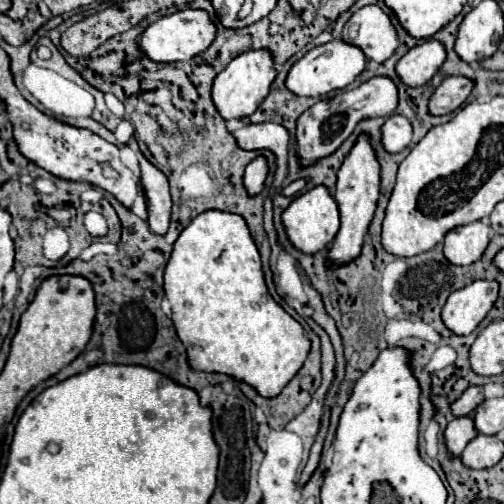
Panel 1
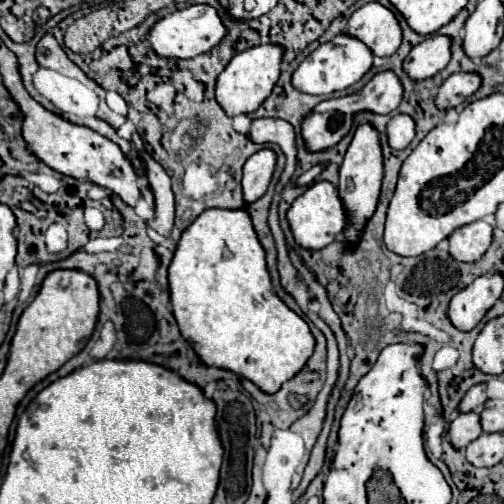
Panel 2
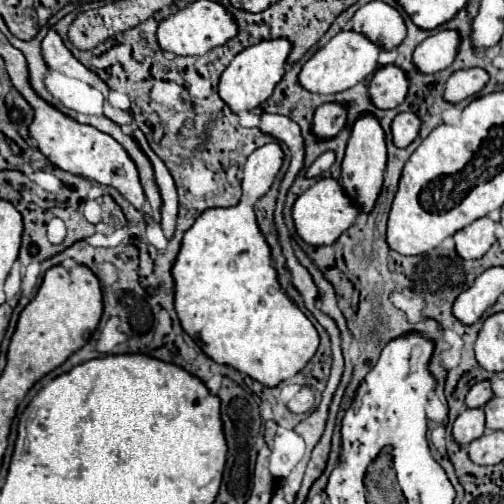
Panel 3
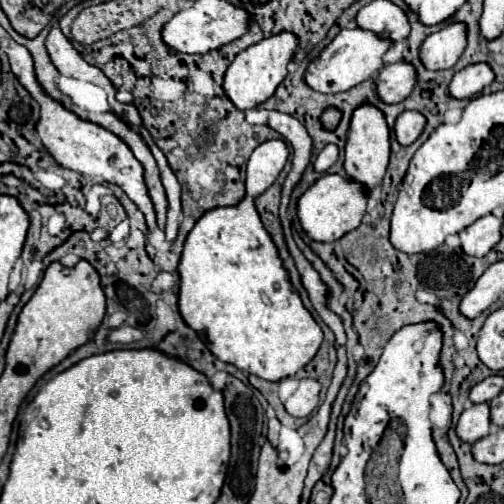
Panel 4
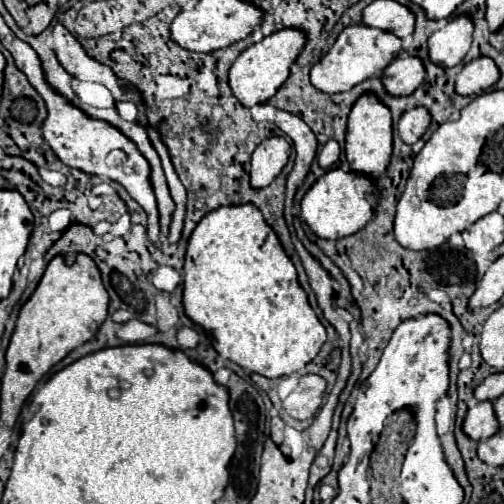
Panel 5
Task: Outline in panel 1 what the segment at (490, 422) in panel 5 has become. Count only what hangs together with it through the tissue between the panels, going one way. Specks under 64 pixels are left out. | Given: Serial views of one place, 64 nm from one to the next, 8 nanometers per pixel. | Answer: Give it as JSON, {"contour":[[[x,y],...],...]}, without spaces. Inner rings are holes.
{"contour":[[[462,416],[462,418],[454,418],[444,432],[446,438],[446,446],[454,456],[460,456],[462,450],[466,448],[466,444],[478,436],[478,430],[474,426],[474,420],[470,416]]]}

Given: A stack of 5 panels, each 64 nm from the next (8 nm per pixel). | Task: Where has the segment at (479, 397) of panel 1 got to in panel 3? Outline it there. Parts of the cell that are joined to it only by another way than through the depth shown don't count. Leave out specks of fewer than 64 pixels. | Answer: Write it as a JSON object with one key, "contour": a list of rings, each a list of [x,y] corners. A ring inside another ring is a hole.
{"contour":[[[482,380],[470,388],[466,396],[466,404],[468,408],[482,408],[490,398],[492,398],[492,384],[488,380]]]}

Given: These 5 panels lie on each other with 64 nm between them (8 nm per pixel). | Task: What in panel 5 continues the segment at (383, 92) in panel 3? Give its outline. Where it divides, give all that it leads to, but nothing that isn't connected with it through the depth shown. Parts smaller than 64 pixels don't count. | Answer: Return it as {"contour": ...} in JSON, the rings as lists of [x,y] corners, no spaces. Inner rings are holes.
{"contour":[[[402,52],[388,68],[382,72],[382,84],[392,96],[412,94],[426,78],[426,66],[420,58]]]}

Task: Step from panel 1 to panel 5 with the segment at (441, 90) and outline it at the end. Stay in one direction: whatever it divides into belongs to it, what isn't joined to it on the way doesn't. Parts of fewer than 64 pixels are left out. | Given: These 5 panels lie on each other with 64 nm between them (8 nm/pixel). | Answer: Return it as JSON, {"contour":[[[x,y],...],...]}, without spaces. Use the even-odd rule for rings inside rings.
{"contour":[[[488,56],[470,60],[456,76],[454,90],[460,96],[476,96],[492,88],[500,80],[500,70],[496,62]]]}

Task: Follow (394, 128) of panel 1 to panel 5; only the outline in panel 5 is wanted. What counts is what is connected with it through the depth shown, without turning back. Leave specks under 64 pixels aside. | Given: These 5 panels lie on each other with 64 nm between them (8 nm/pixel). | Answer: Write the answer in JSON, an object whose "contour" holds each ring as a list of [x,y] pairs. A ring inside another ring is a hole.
{"contour":[[[412,108],[400,116],[396,130],[404,144],[414,144],[422,138],[428,126],[430,126],[430,116],[420,108]]]}

